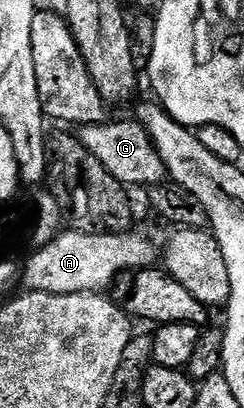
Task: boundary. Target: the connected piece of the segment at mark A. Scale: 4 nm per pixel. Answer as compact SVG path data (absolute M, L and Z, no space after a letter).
M74 228L64 229L45 248L35 250L28 260L27 267L22 267L21 282L28 291L49 292L50 294L97 294L106 291L121 274L146 270L157 262L155 246L143 234L128 232L125 234L86 234Z

